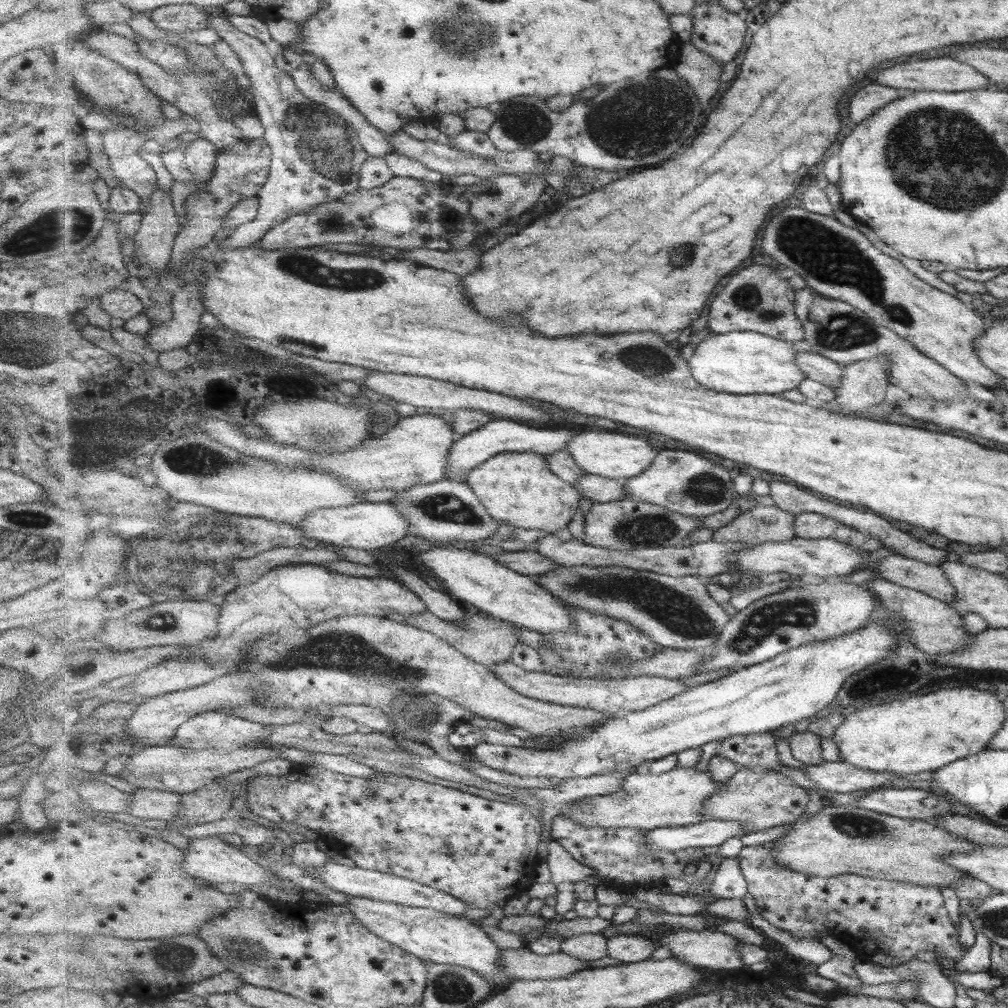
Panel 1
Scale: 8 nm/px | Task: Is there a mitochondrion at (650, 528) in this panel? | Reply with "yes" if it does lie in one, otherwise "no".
yes

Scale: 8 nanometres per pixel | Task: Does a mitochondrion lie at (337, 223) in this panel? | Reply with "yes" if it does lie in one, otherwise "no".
yes

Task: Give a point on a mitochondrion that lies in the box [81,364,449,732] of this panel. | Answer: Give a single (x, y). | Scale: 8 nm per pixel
(336, 650)

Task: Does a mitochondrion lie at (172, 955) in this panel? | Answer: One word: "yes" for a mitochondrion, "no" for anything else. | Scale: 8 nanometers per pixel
yes

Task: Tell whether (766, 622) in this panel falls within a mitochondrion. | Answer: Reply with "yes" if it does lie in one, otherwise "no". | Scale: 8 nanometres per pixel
yes

